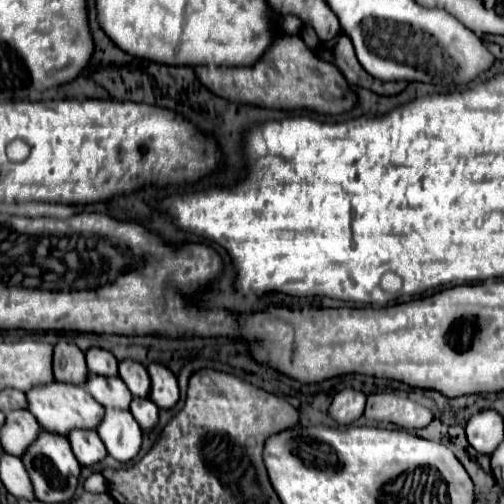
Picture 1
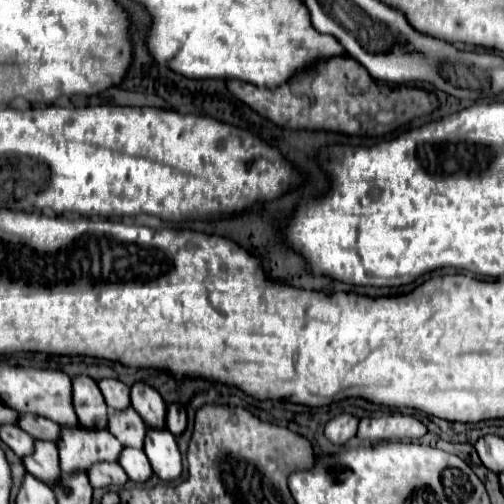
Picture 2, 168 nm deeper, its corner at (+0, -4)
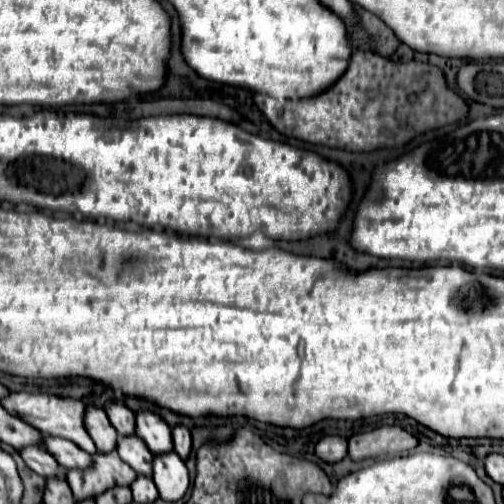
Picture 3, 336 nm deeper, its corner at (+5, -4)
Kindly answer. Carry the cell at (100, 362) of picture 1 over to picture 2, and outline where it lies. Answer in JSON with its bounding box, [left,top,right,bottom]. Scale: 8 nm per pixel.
[99,379,131,409]

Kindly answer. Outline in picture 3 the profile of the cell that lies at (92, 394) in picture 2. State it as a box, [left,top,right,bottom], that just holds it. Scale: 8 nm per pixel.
[84,405,118,449]

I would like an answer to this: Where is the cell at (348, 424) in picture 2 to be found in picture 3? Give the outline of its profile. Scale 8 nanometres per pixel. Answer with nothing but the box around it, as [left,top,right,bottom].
[316,435,348,463]

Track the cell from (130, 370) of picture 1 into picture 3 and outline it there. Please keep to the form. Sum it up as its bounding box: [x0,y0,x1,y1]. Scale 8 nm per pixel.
[136,409,172,453]

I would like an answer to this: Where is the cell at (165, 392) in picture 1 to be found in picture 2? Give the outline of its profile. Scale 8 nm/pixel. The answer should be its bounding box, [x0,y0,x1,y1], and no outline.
[167,405,187,435]

